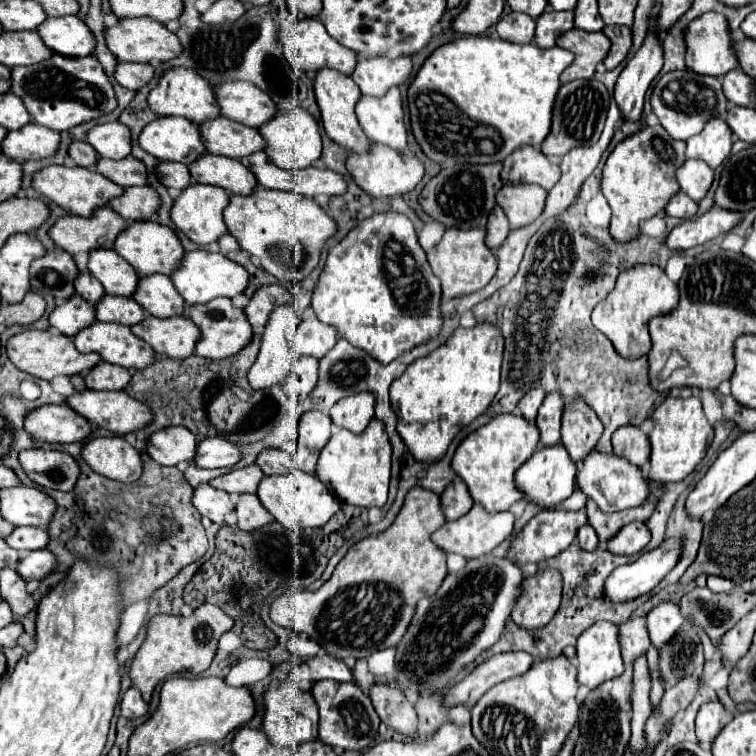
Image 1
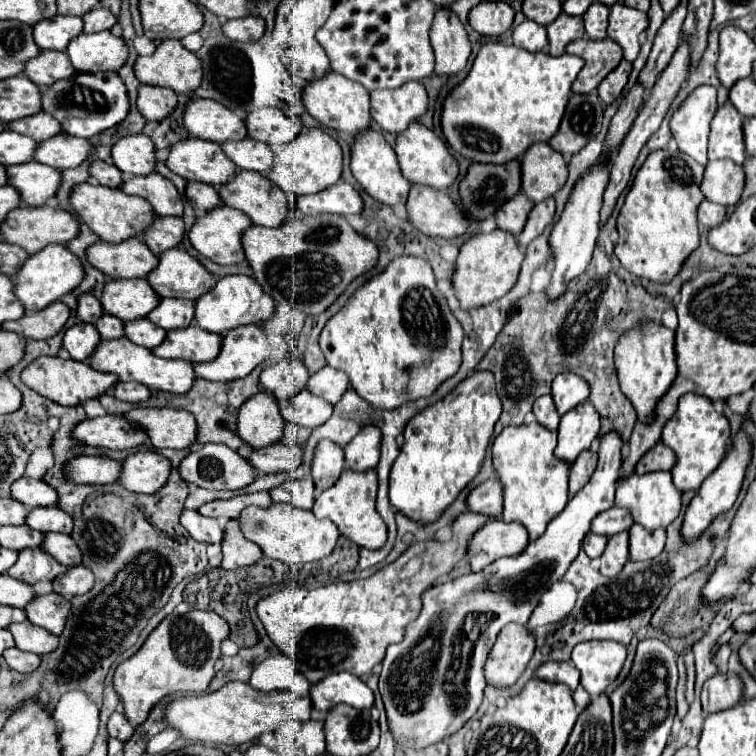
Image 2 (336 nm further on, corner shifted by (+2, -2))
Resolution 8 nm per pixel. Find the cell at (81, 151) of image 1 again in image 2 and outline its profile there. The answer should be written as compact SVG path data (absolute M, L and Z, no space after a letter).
M93 161L89 165L89 175L101 183L101 185L107 185L107 187L119 187L121 181L123 181L123 173L115 167L115 165L109 165L105 161Z

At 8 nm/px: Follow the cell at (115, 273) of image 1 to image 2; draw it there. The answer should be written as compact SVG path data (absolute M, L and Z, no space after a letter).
M113 279L103 285L101 305L121 321L147 317L159 303L159 295L145 279Z

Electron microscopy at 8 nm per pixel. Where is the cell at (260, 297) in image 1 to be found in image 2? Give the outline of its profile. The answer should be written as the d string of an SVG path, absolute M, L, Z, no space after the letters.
M289 353L279 363L263 369L259 381L263 389L271 391L279 399L279 403L285 403L289 401L289 397L293 397L293 393L305 389L305 377L309 377L305 363Z

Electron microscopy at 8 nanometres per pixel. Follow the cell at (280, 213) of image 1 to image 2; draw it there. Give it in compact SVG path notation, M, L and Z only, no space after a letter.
M293 211L281 227L269 229L269 227L251 225L243 233L243 247L245 247L245 257L253 269L253 277L263 287L263 291L271 295L277 303L287 303L307 315L319 315L321 311L325 311L357 275L373 269L379 255L377 245L373 241L359 235L345 221L343 215L333 215L333 213L321 213L313 217Z

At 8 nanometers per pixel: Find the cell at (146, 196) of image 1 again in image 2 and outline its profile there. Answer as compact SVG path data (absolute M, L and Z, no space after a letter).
M155 217L153 223L143 231L145 245L159 255L165 249L175 247L185 233L185 225L181 217Z

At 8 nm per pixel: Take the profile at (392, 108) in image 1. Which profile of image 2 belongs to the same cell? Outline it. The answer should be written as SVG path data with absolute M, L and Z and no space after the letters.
M413 121L405 131L397 133L395 153L397 153L403 177L407 177L411 183L431 185L433 189L447 189L457 179L459 167L453 155L449 153L447 145L419 121Z

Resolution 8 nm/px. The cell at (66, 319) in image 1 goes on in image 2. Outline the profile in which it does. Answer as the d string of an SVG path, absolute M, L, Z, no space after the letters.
M77 323L69 327L63 335L63 347L69 351L69 355L77 361L85 361L97 343L101 341L97 329L91 323Z

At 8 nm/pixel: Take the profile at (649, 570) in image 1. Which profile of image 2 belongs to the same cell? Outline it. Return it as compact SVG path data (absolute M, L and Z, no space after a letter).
M741 429L737 433L737 437L733 439L733 449L723 457L721 465L715 469L715 473L703 481L703 485L699 487L697 495L691 499L687 511L685 511L685 519L683 519L683 525L681 525L681 537L685 539L685 543L693 543L697 541L703 531L713 523L713 519L725 511L729 511L739 495L739 489L741 489L741 481L743 481L743 475L745 475L745 469L751 461L751 439L745 435L745 431Z

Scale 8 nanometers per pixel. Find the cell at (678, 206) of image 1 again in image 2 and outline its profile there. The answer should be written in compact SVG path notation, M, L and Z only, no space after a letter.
M701 201L699 209L697 209L697 217L699 217L701 225L711 229L725 219L725 207L721 207L717 203L711 203L711 201Z

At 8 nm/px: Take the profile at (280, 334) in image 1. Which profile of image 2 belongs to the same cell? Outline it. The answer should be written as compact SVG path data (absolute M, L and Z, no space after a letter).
M261 389L249 397L239 409L237 431L253 449L277 443L283 435L283 415L275 395Z

